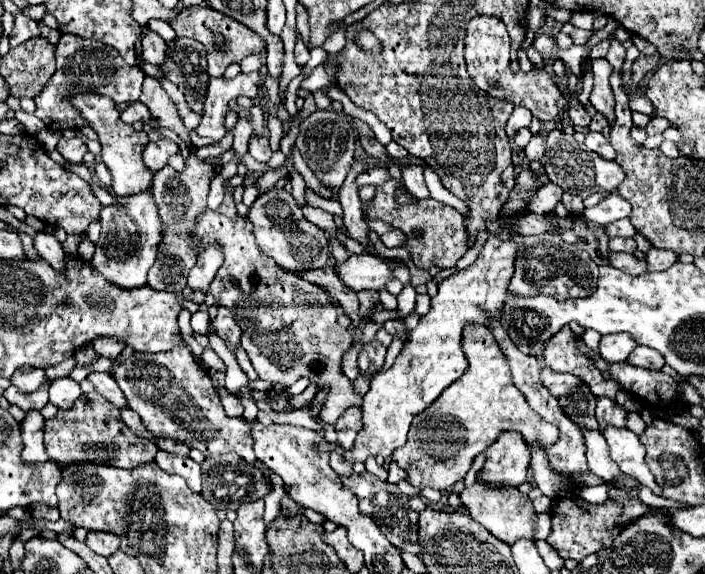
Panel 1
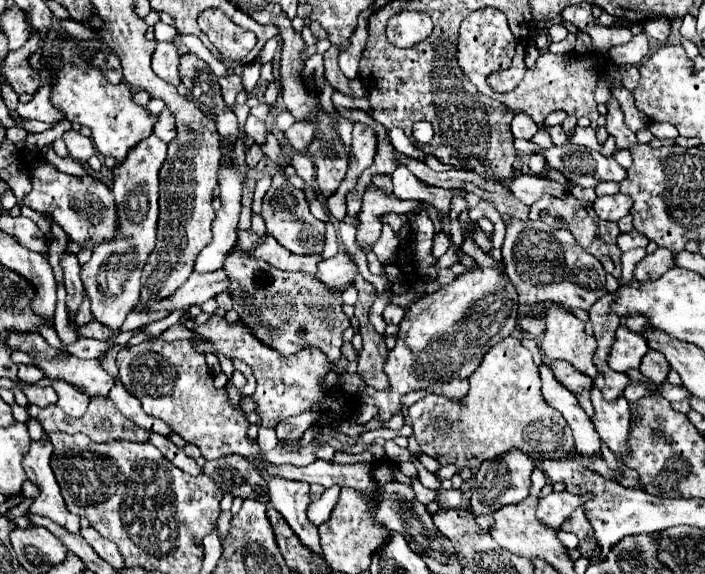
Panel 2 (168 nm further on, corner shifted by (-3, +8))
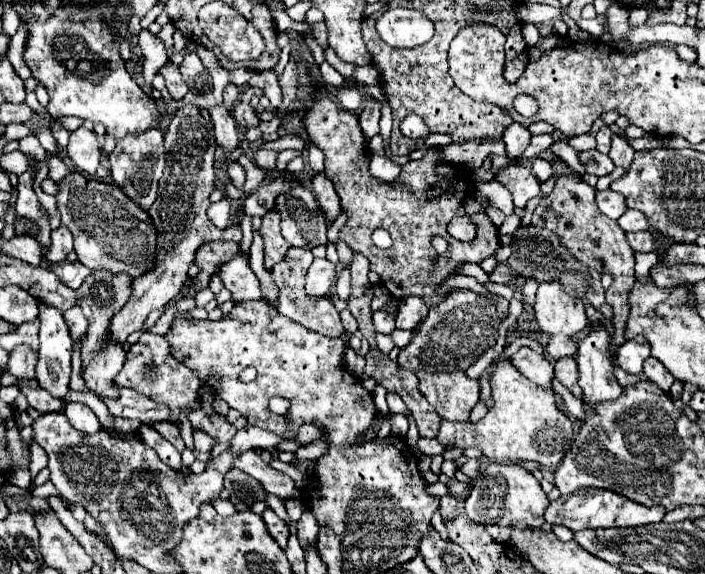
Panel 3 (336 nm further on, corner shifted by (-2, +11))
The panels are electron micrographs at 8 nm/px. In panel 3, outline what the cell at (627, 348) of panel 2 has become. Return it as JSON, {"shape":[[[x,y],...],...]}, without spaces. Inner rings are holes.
{"shape":[[[635,337],[631,341],[625,341],[621,349],[617,349],[617,365],[633,375],[639,375],[643,371],[645,359],[651,355],[651,345],[645,341],[645,337]]]}

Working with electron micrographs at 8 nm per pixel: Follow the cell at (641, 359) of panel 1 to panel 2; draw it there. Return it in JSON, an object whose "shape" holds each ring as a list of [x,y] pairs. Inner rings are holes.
{"shape":[[[648,350],[646,356],[642,358],[640,372],[642,372],[644,376],[648,376],[654,384],[662,384],[662,382],[666,380],[666,374],[668,374],[666,358],[664,358],[660,352],[652,352],[652,350]]]}

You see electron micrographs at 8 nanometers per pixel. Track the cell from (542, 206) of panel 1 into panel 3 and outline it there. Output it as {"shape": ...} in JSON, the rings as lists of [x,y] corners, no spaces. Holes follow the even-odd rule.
{"shape":[[[511,163],[505,169],[495,171],[495,181],[509,189],[515,207],[521,207],[521,209],[525,209],[525,203],[535,195],[539,195],[541,191],[541,183],[531,173],[531,169],[519,163]]]}

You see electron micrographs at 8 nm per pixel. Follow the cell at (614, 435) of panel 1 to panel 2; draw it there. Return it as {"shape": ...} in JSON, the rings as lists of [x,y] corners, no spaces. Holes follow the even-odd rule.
{"shape":[[[592,388],[592,404],[596,414],[592,416],[594,426],[598,428],[604,444],[618,456],[630,456],[628,450],[628,432],[630,432],[630,406],[624,398],[616,402],[606,402],[598,388]]]}

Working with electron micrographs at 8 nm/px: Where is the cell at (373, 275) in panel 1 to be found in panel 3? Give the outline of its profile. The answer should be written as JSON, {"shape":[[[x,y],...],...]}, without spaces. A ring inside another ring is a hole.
{"shape":[[[315,259],[307,271],[305,293],[309,293],[309,297],[325,297],[335,285],[335,281],[337,281],[335,265],[327,259]]]}

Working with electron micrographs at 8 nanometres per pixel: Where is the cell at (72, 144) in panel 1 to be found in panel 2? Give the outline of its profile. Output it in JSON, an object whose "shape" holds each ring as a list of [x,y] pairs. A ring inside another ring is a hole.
{"shape":[[[76,130],[64,132],[62,140],[66,142],[66,146],[68,146],[68,150],[70,150],[70,156],[72,156],[74,160],[88,162],[88,158],[94,154],[94,144],[92,144],[92,140],[86,138],[86,136],[82,136],[82,134],[76,132]]]}

